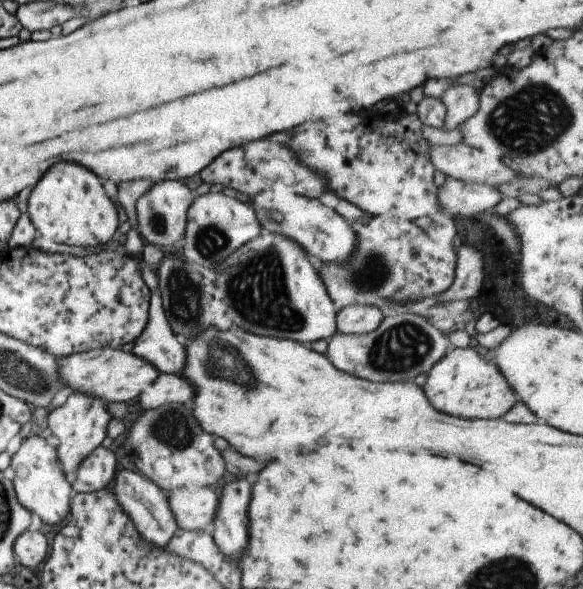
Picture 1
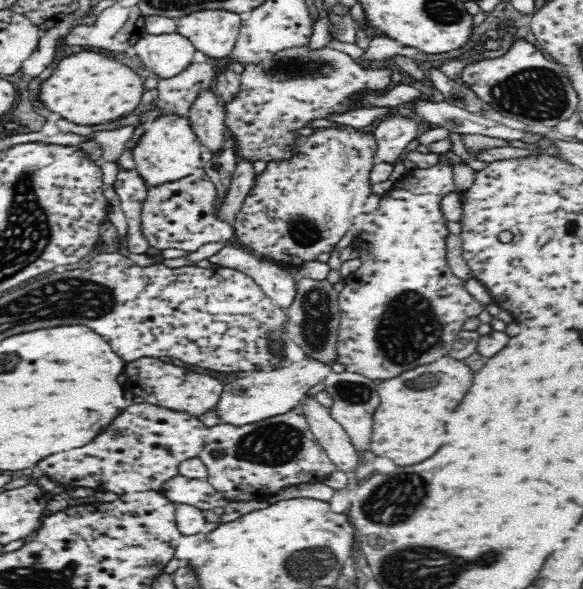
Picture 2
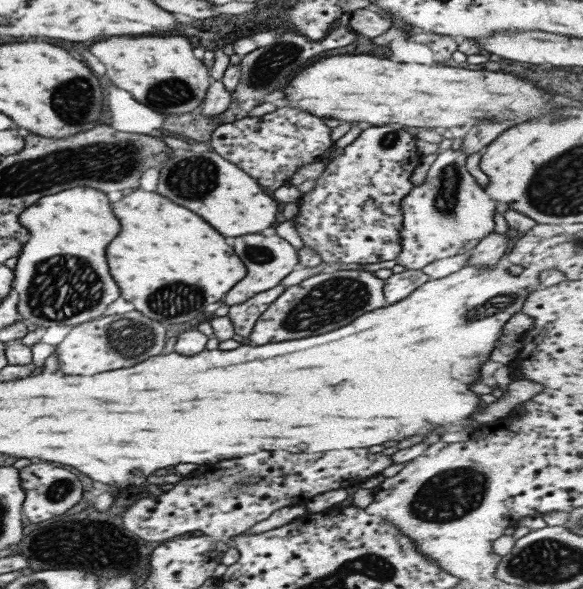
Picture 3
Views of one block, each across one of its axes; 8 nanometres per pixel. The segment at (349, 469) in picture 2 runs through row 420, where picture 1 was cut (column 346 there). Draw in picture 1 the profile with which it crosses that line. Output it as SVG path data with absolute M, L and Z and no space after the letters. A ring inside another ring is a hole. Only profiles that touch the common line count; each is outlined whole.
M349 305L336 311L336 333L341 335L367 334L379 326L384 317L375 307L363 305Z

